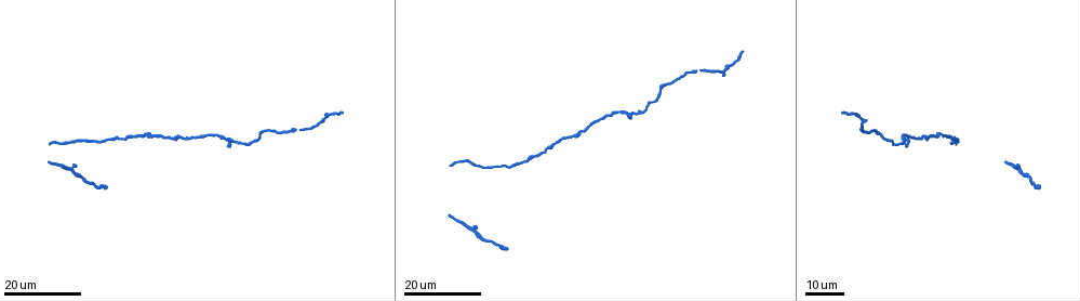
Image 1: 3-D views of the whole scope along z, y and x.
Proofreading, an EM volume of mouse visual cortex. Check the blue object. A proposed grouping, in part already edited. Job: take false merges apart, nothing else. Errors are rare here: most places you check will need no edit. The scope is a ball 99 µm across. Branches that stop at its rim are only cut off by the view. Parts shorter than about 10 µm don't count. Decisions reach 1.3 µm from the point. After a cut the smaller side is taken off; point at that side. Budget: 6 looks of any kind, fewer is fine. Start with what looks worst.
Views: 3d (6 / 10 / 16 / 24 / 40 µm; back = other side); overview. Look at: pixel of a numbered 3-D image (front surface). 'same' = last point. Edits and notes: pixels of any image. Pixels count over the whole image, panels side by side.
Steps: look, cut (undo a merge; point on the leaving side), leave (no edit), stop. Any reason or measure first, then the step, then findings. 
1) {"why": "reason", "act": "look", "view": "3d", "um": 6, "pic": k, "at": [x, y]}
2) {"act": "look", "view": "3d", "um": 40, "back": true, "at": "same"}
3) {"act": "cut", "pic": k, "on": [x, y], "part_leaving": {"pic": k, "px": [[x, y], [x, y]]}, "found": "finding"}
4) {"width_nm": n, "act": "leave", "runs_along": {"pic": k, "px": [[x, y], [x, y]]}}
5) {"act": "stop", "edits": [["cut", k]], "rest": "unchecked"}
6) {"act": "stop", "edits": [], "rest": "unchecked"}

{"why": "three-way junction", "act": "look", "view": "3d", "um": 16, "pic": 1, "at": [226, 140]}

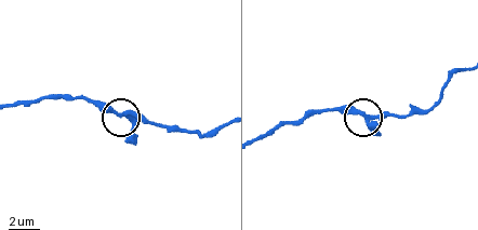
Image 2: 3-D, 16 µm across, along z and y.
{"why": "closer look", "act": "look", "view": "3d", "um": 10, "pic": 2, "at": [363, 114]}

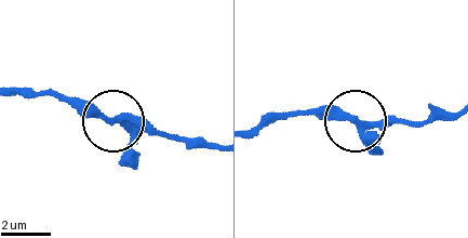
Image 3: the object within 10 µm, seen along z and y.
{"act": "look", "view": "3d", "um": 10, "back": true, "pic": 3, "at": [117, 120]}

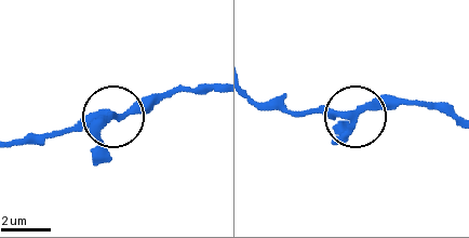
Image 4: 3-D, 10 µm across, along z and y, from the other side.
{"arms": 3, "act": "leave", "runs_along": {"pic": 4, "px": [[213, 89], [175, 89], [114, 114], [35, 132]]}, "found": "one neuron here"}

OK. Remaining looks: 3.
{"why": "three arms meet", "act": "look", "view": "3d", "um": 16, "pic": 1, "at": [720, 72]}

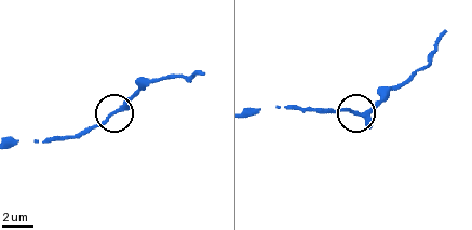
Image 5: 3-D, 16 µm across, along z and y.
{"act": "look", "view": "3d", "um": 6, "pic": 5, "at": [122, 108]}

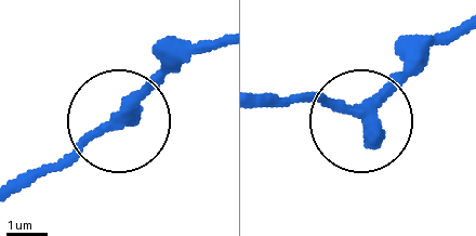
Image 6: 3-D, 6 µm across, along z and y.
{"act": "leave", "runs_along": {"pic": 6, "px": [[15, 193], [119, 121], [177, 62]]}, "found": "one neuron here"}

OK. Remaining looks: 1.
{"act": "stop", "edits": [], "rest": "unchecked"}

